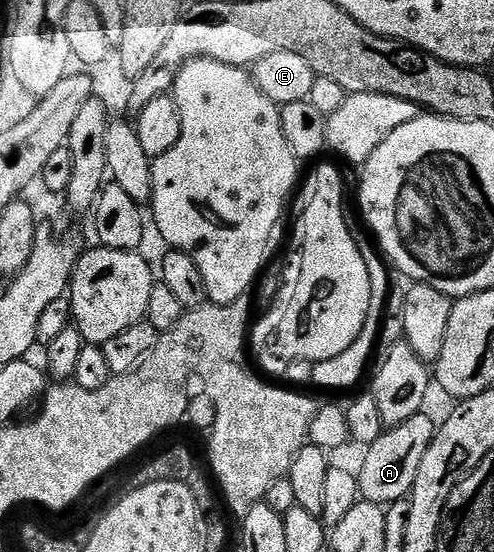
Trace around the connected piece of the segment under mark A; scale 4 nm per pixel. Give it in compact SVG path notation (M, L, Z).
M419 414L408 418L403 424L387 427L382 436L370 444L364 470L357 477L361 499L389 506L409 497L416 482L416 470L420 470L420 462L424 462L424 454L433 442L436 431L436 420L426 415Z

